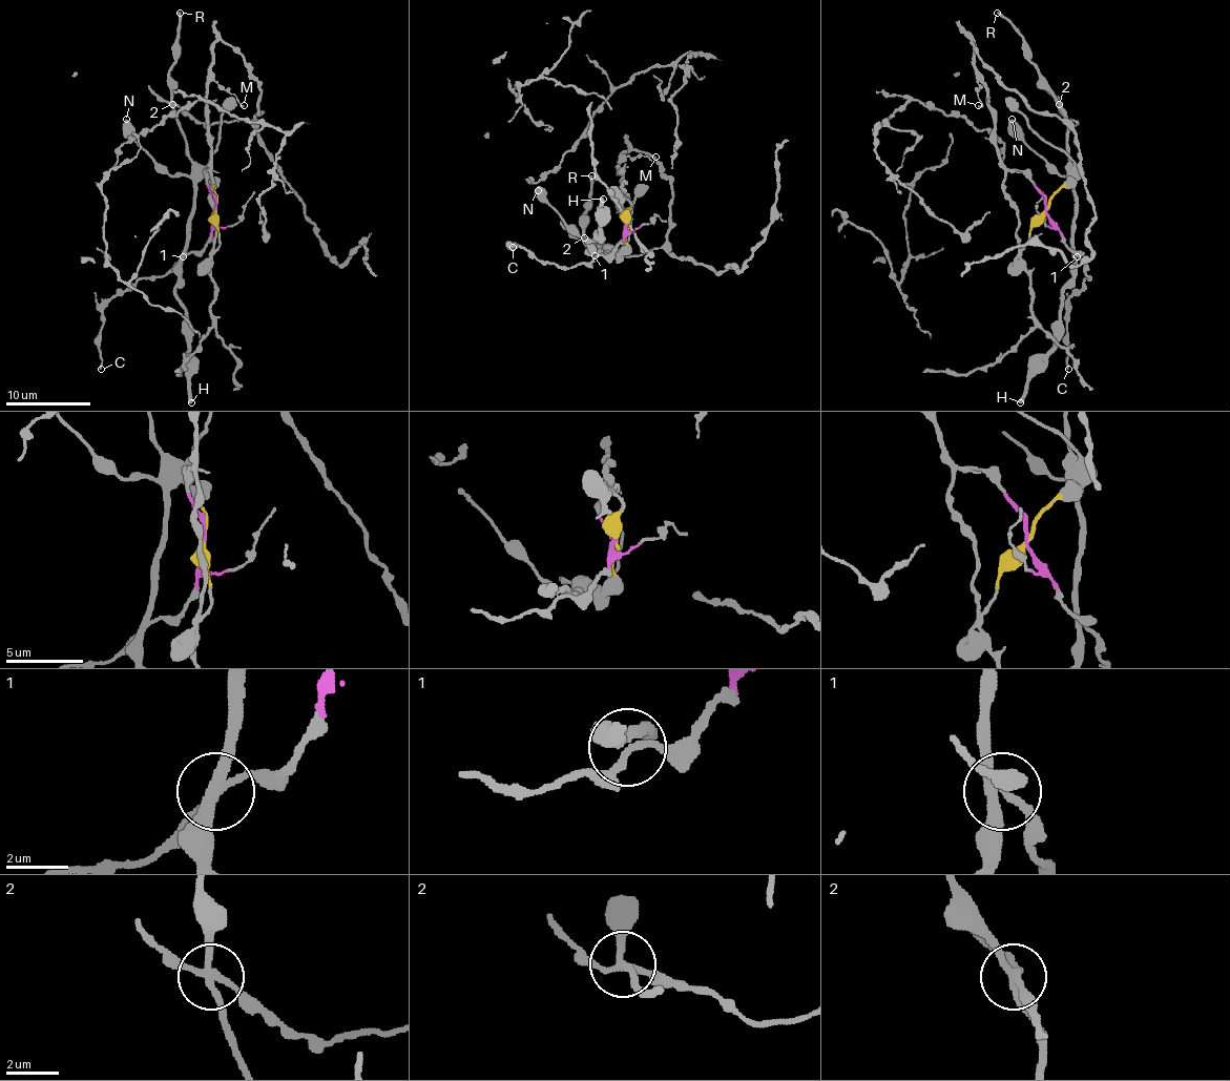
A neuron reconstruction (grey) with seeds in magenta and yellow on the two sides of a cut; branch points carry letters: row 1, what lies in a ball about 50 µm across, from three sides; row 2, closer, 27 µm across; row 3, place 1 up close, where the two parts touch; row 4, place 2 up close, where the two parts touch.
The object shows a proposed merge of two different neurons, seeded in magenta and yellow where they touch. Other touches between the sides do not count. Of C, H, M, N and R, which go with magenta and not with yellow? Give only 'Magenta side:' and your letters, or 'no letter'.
Magenta side: C, M

